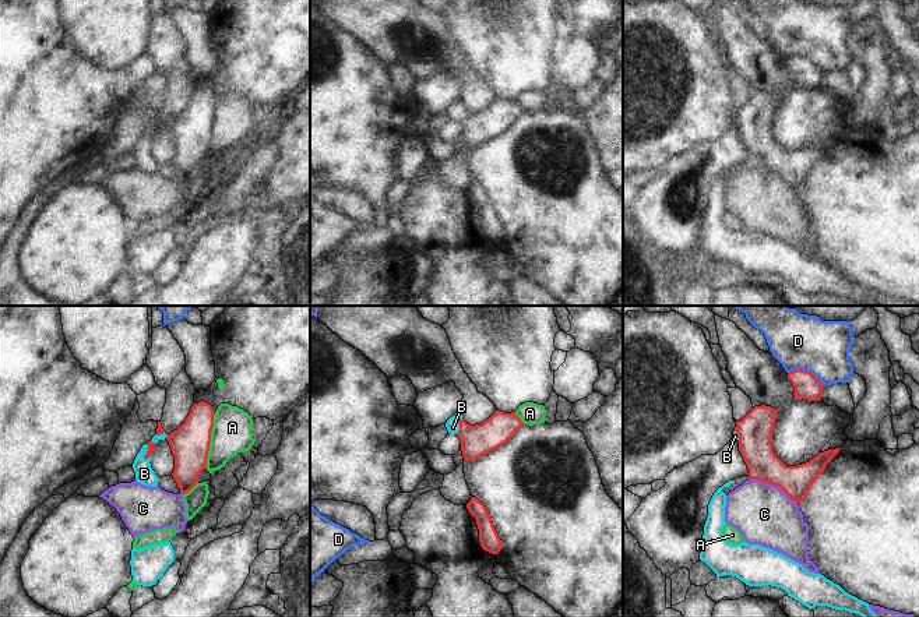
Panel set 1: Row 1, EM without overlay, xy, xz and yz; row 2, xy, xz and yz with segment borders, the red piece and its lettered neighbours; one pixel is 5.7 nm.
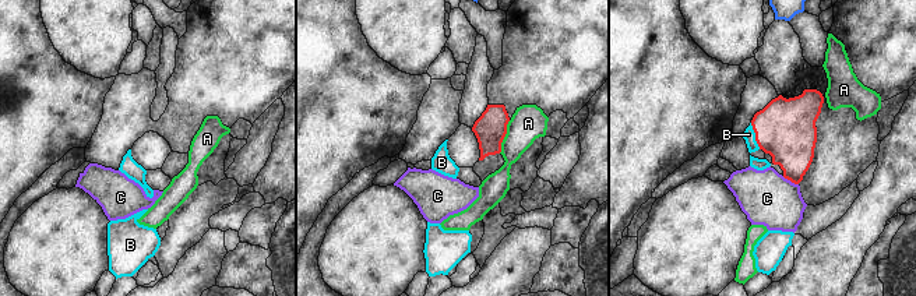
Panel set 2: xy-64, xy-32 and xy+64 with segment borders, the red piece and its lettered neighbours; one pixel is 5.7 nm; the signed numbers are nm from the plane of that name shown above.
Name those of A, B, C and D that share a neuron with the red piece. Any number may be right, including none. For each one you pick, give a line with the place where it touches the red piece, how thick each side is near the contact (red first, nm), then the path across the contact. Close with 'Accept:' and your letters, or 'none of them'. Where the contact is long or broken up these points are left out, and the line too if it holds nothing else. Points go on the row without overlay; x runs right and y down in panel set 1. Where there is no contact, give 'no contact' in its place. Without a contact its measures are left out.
B: meets red in xz at (457, 110); 180 nm thick on the red side, 70 nm on the other; runs through xz (476, 127), (457, 110), (453, 115)
Accept: B

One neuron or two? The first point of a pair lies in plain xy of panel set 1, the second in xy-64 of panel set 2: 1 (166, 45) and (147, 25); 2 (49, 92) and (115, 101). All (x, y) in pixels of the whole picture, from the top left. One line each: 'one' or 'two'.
1: one
2: two

